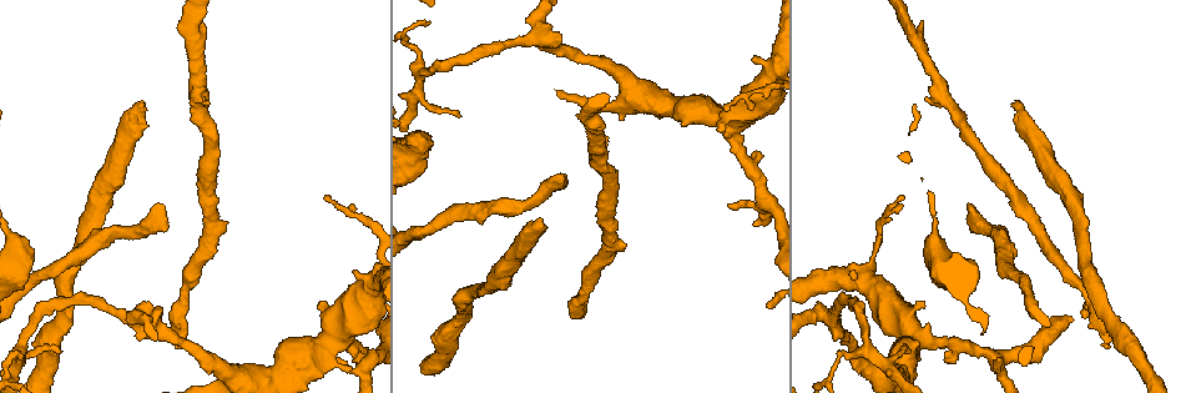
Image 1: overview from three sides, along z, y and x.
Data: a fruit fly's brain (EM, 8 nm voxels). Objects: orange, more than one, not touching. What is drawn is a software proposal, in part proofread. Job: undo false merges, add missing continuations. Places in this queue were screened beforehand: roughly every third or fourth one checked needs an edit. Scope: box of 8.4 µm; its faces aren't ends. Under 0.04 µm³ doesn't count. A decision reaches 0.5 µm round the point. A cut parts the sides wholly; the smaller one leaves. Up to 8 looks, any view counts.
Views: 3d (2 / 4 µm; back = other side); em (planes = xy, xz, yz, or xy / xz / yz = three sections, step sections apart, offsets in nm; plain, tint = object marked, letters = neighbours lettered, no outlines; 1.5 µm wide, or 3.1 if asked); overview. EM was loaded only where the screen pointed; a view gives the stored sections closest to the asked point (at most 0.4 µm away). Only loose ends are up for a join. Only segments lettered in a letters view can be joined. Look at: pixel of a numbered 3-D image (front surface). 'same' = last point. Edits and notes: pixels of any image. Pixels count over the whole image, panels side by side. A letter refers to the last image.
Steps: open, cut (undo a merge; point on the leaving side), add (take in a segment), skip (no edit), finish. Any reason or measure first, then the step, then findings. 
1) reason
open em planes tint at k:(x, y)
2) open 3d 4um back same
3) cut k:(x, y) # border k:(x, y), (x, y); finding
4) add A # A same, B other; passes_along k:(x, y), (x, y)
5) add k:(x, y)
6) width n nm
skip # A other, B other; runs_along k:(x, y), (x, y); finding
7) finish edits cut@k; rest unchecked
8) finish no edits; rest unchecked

free end
open em planes letters at 1:(564, 174)

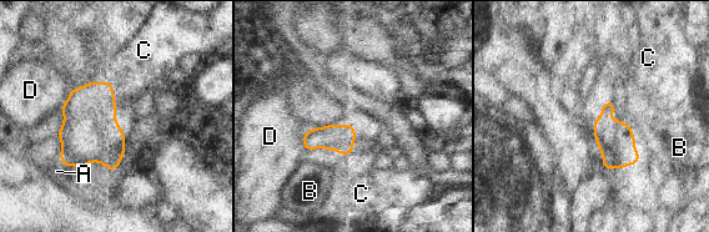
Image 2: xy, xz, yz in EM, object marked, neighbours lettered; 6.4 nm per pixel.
add C # A other, B other, C same, D other; the neuron continues

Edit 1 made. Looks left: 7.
free end
open 3d 4um at 1:(1015, 102)

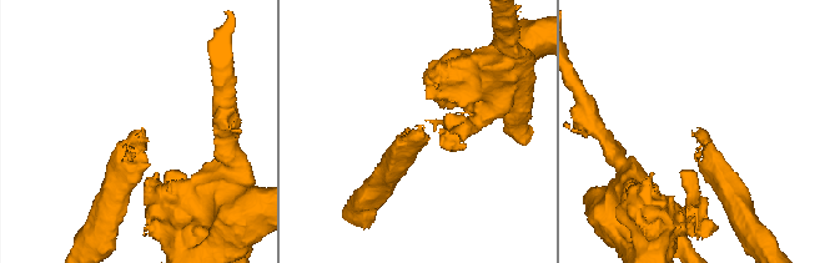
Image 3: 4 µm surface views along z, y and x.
shape alone is not enough
open em xz step 8 tint at 3:(692, 133)

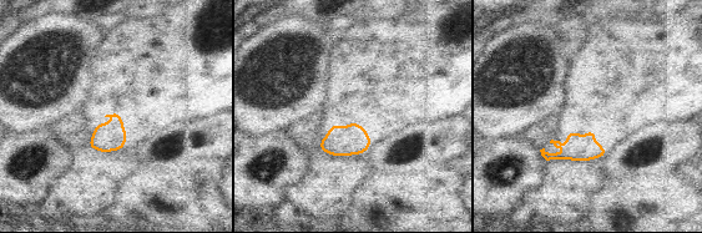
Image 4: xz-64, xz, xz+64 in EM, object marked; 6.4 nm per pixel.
open em xz step 8 letters same

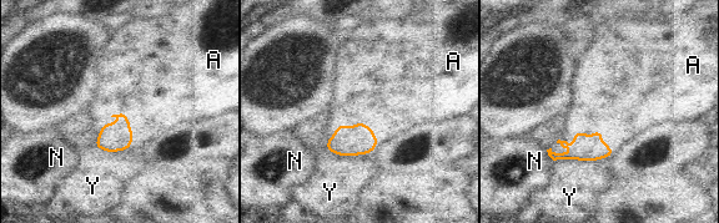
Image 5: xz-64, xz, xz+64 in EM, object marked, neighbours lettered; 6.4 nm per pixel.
longest_contact A 170 nm
add A # A same, N other, Y other; passes_along 5:(357, 140), (358, 123), (370, 106); the neuron continues

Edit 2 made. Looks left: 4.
tapers out
open 3d 2um back at 1:(325, 195)

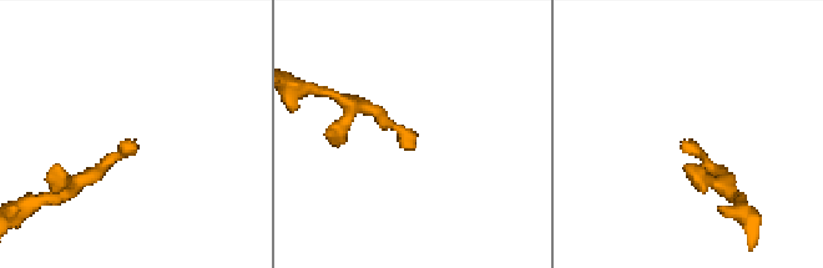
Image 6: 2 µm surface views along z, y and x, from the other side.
now the EM
open em yz step 8 letters at 6:(691, 142)

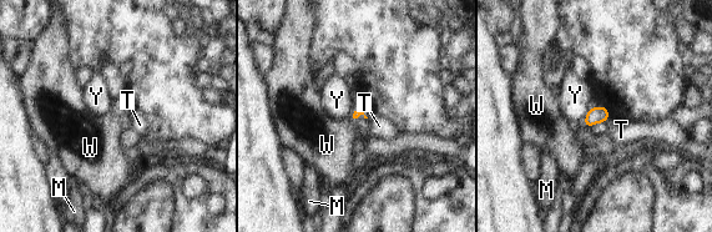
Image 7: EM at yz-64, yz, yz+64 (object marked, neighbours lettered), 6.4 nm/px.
longest_contact Y 120 nm
skip # M other, T other, W other, Y other; border 7:(590, 109), (582, 124); no lettered segment goes on from it

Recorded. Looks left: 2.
finish edits add@2, add@5; rest unchecked

